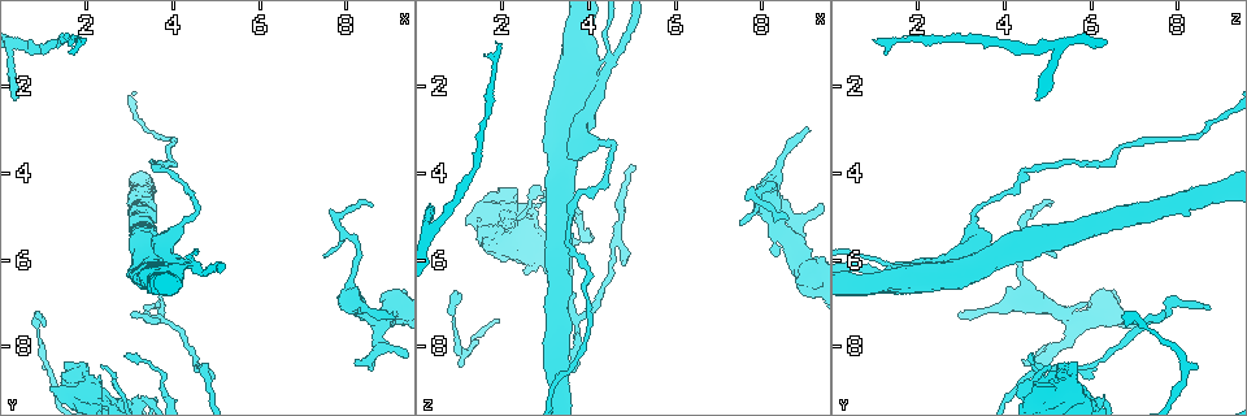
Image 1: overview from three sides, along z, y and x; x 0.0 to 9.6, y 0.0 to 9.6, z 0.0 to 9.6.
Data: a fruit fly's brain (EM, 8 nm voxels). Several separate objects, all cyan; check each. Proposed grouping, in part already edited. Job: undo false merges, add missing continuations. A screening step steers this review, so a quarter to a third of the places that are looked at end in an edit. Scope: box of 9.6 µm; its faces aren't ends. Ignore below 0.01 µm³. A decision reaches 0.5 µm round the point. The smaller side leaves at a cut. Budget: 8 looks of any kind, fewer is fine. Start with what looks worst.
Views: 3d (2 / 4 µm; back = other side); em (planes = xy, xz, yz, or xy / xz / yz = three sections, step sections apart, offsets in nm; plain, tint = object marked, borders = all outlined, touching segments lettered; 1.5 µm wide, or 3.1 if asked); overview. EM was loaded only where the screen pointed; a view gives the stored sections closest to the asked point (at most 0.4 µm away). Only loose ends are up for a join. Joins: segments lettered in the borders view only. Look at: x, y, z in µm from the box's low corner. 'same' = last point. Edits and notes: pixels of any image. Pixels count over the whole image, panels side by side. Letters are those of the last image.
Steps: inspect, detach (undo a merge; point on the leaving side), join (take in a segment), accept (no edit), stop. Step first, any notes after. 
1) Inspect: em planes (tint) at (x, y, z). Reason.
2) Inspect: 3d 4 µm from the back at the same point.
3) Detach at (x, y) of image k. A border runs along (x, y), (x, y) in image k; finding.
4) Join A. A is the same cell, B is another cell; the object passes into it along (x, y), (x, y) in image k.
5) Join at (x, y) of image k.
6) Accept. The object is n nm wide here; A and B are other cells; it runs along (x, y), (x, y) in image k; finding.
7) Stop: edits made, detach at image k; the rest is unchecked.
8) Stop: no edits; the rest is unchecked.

Inspect: 3d 4 µm at (2.95, 8.15, 4.55). Branch stops here.

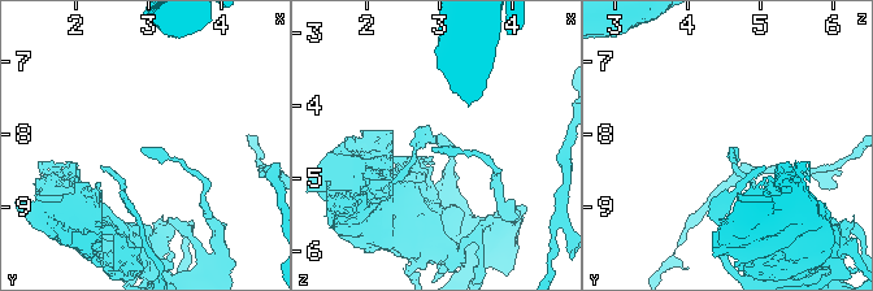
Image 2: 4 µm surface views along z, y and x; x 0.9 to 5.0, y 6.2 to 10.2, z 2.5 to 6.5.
Inspect: em planes (tint) at (2.90, 8.15, 4.60). Shape alone is not enough.

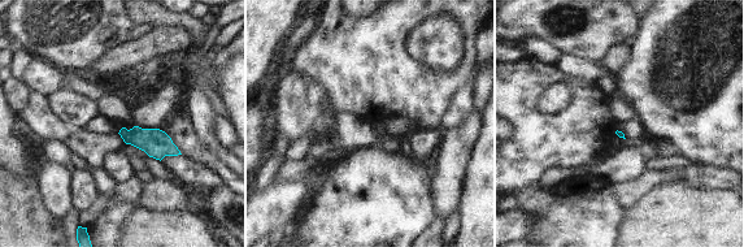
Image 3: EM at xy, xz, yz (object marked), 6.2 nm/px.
Inspect: em planes (borders) at the same point. What lies round it.

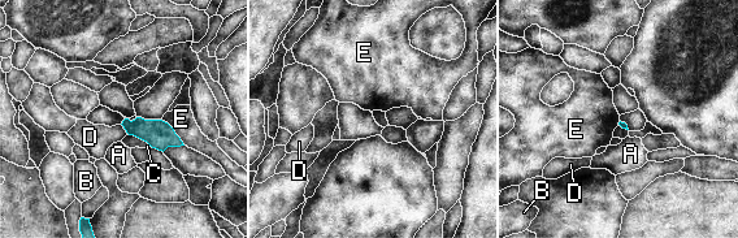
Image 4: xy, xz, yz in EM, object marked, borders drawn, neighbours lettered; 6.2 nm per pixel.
Accept. A, B, C, D and E are other cells; a border runs along (161, 120), (173, 129), (185, 145) in image 4; no lettered segment goes on from it.

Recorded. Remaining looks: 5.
Inspect: 3d 4 µm from the back at (4.40, 6.10, 1.15). Three-way junction.

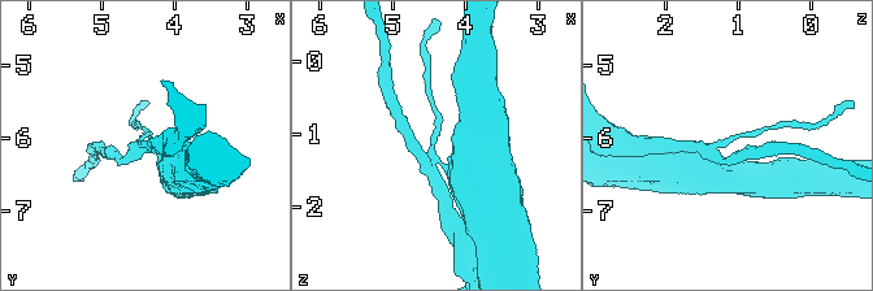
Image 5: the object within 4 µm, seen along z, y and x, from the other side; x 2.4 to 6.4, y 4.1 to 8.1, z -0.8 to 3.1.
Inspect: em xz step 8 (tint) at (4.45, 6.10, 1.10). 3 arms meet here.

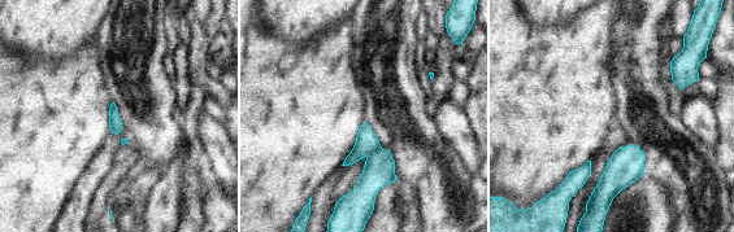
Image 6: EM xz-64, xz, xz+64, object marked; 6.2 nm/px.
Inspect: em planes (borders) at the same point.

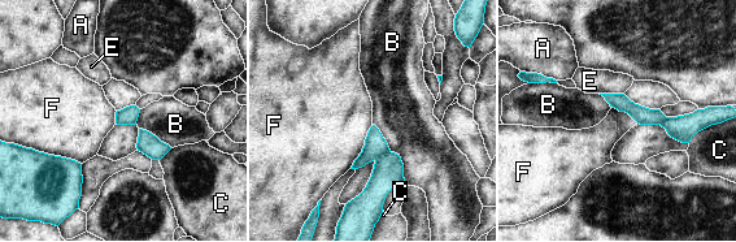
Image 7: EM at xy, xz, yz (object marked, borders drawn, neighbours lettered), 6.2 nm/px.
Detach at (387, 174) of image 7. The object is 110 nm wide here; A, B, C, E and F are other cells; a border runs along (390, 151), (375, 160) in image 7; two neurons meet here.

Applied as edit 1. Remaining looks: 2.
Stop: edits made, detach at image 7; the rest is unchecked.

